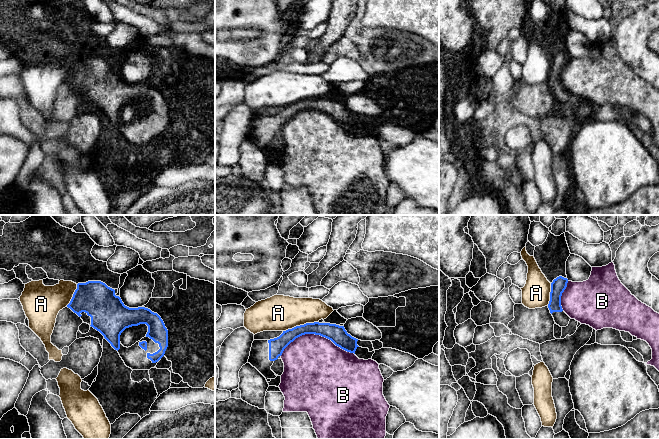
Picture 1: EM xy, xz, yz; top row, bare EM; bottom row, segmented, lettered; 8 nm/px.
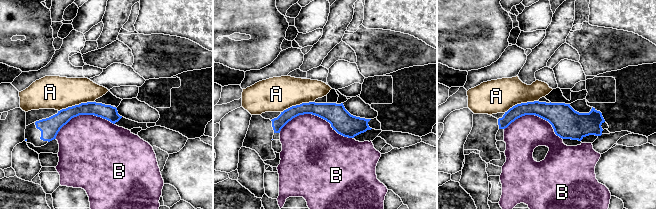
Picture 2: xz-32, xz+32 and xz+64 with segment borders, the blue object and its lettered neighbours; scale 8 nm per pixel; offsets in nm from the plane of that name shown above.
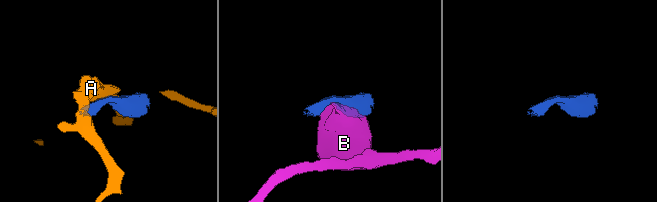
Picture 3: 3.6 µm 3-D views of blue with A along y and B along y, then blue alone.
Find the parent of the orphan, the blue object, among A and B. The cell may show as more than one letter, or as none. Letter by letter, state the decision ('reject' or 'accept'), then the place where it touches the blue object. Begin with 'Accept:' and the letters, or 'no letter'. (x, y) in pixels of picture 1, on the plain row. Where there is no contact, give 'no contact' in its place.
Accept: no letter
A: reject | xz (300, 101)
B: reject | xz (316, 110)

